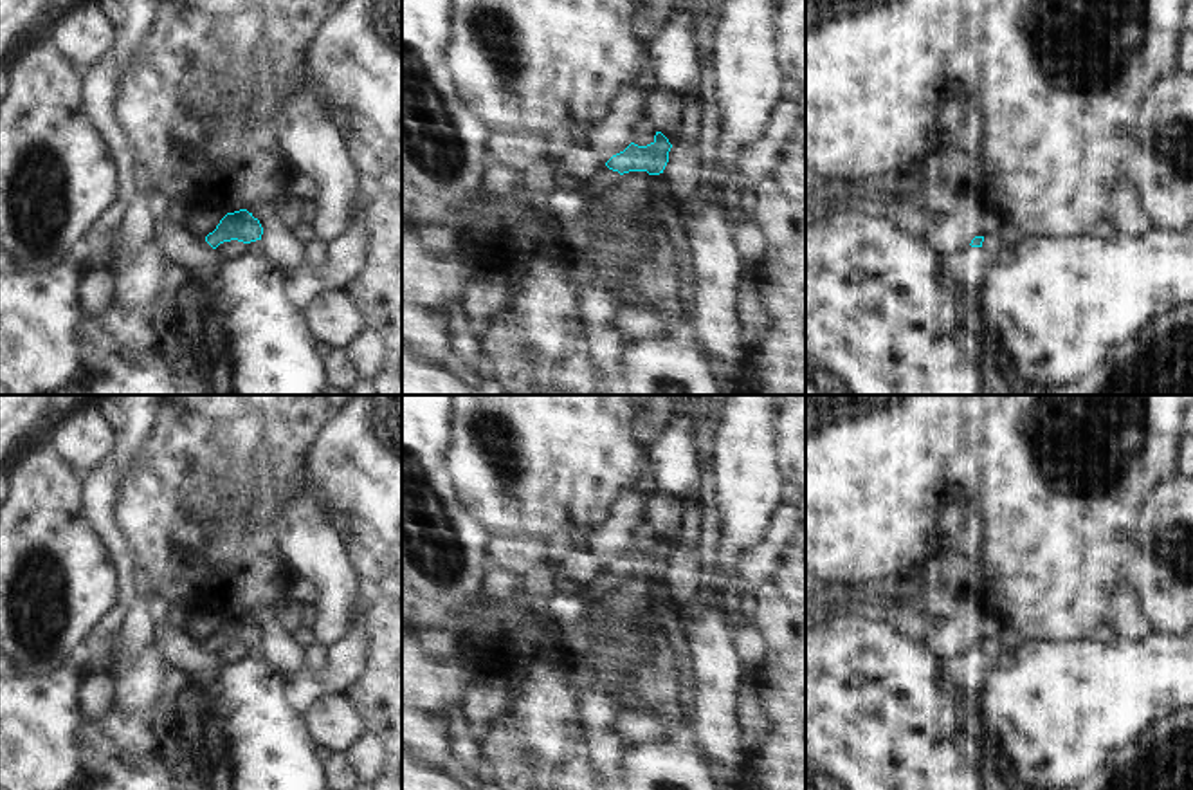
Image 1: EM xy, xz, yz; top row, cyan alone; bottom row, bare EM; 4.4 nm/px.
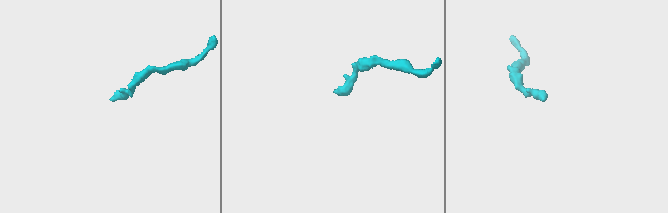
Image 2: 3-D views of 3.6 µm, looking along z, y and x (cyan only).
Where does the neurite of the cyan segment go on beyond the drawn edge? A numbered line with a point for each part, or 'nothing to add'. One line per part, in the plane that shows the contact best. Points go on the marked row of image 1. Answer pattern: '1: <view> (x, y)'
1: xz (564, 206)

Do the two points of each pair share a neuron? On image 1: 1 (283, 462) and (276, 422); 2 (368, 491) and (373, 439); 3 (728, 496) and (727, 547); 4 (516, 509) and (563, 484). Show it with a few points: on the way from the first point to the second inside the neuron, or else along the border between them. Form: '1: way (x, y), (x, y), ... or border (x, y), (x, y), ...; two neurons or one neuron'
1: way (283, 453), (283, 431); one neuron
2: way (373, 478), (373, 451); one neuron
3: way (728, 509), (728, 534); one neuron
4: way (527, 498), (541, 484), (552, 484); one neuron

